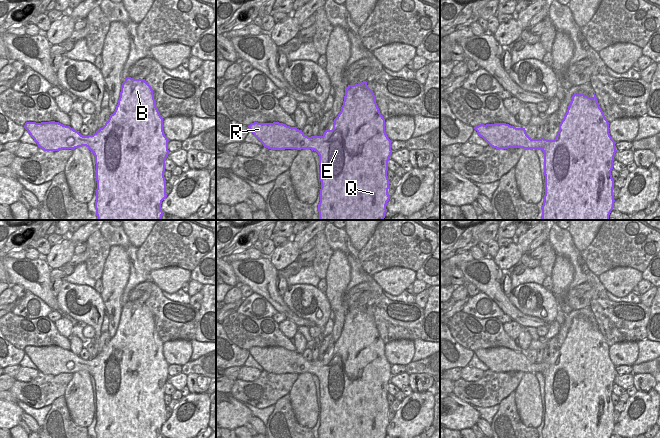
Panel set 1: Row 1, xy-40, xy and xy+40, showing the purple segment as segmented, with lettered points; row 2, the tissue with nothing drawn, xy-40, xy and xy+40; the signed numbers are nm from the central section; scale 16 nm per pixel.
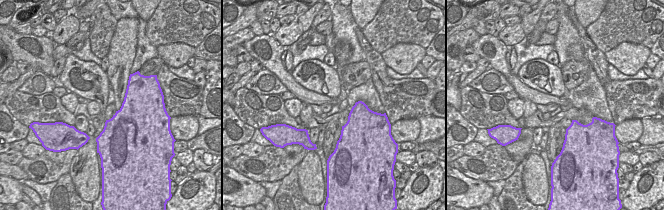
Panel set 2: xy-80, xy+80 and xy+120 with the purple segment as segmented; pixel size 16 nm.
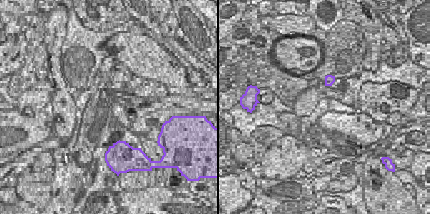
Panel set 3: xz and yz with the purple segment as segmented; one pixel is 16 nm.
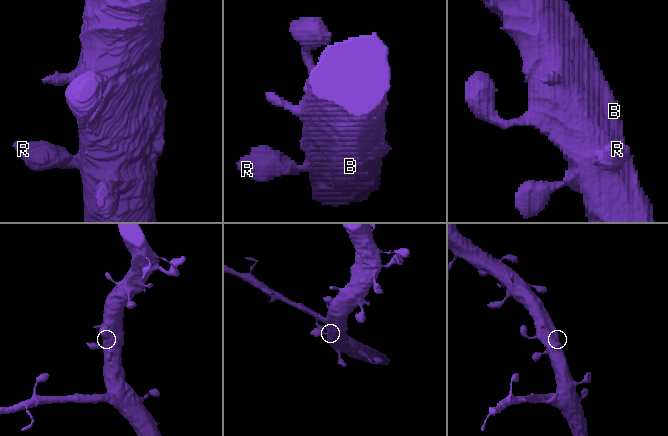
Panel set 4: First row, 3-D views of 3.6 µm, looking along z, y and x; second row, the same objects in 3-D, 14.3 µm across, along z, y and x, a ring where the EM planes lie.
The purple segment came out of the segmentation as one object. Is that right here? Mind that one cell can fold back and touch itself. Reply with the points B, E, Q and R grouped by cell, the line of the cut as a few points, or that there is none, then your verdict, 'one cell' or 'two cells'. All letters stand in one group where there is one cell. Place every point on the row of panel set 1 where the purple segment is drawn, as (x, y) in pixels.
groups B E Q R; cut none; one cell

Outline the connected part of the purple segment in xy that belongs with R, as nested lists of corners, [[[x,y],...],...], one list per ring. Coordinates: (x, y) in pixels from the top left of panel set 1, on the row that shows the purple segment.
[[[366,81],[348,85],[333,129],[326,130],[322,136],[308,137],[302,130],[279,122],[254,122],[248,127],[268,149],[311,149],[318,153],[321,181],[319,220],[384,220],[390,199],[387,171],[392,141],[385,132],[385,119]]]

